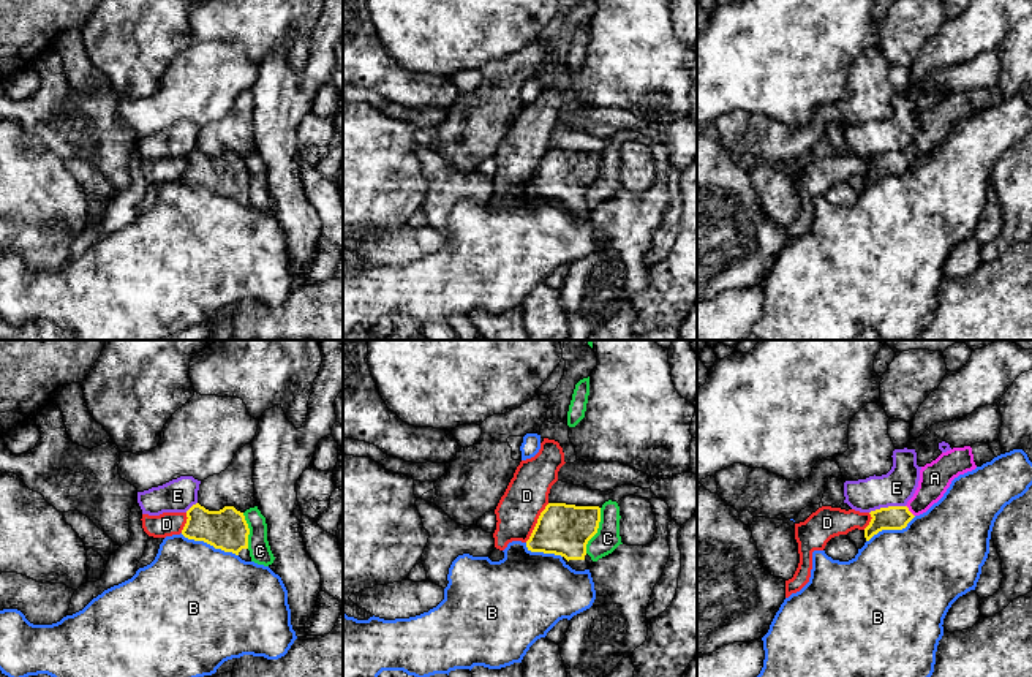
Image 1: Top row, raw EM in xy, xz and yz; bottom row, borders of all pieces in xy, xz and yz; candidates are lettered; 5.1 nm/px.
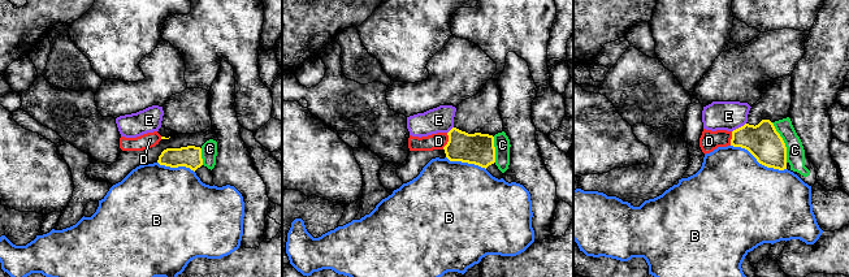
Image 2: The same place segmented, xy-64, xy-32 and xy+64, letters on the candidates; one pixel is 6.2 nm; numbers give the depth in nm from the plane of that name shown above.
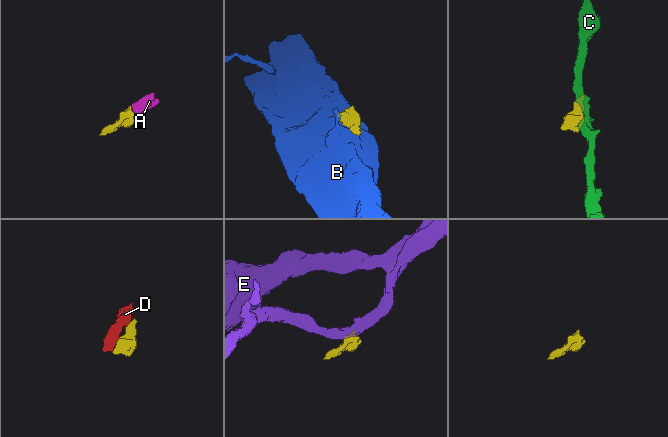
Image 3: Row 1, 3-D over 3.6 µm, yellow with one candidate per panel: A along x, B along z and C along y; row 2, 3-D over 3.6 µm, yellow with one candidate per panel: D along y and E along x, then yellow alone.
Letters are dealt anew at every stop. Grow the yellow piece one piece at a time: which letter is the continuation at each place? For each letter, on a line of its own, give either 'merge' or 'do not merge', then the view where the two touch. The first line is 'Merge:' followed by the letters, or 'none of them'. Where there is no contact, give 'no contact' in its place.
Merge: A
A: merge; contact in yz
B: do not merge; contact in xy
C: do not merge; contact in xz
D: do not merge; contact in xz
E: do not merge; contact in yz

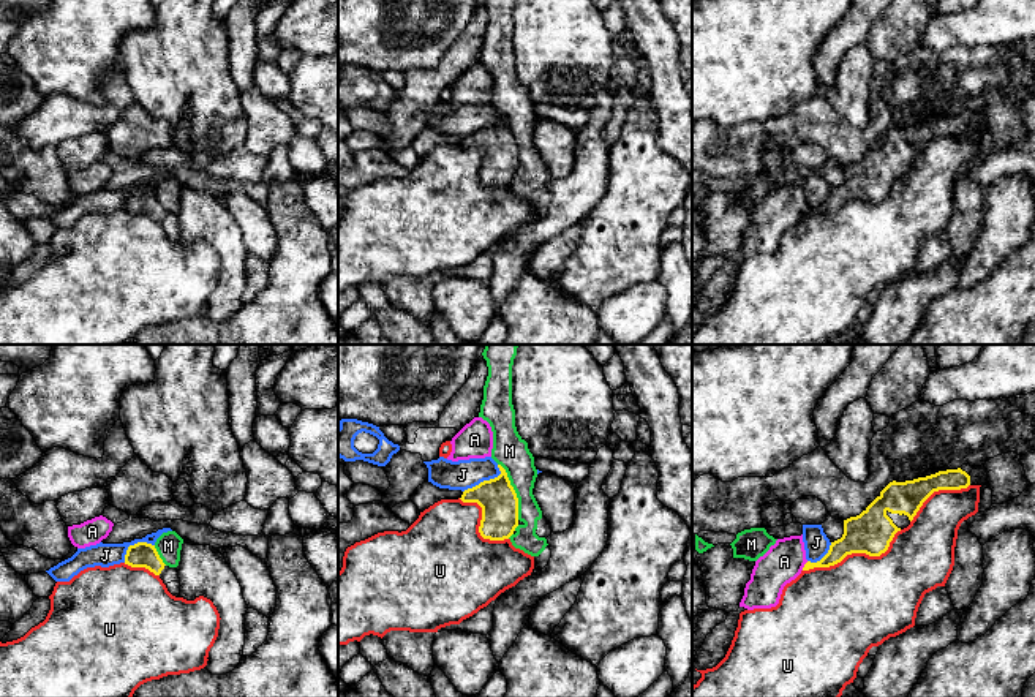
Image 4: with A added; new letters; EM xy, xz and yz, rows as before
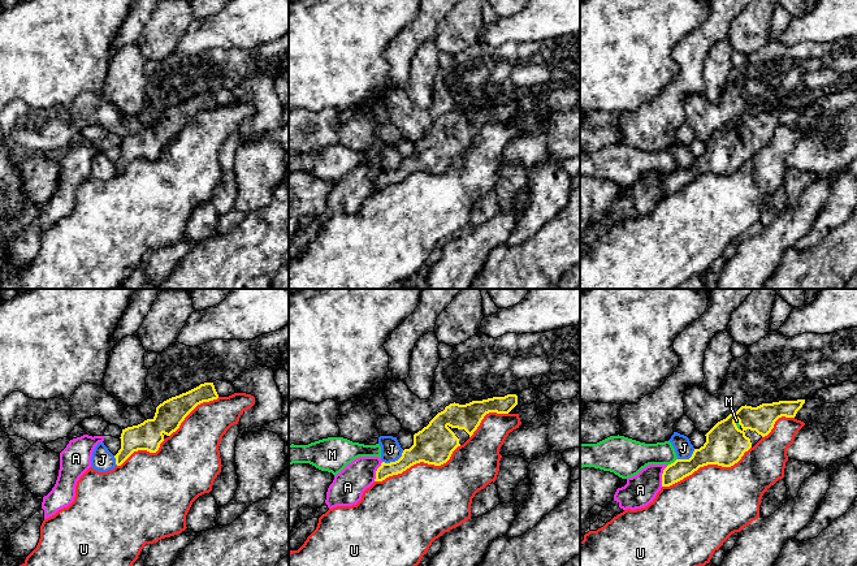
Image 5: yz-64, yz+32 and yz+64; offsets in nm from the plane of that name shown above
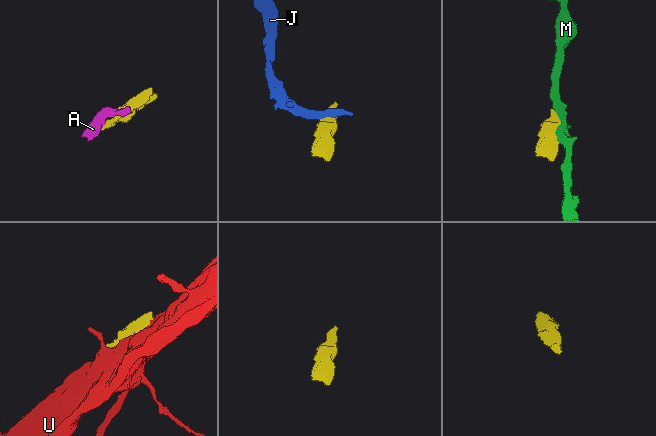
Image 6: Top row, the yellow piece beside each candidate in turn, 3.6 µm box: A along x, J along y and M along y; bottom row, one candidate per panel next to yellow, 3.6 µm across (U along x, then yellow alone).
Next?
Merge: none of them
A: do not merge; contact in yz
J: do not merge; contact in xz
M: do not merge; contact in xz
U: do not merge; contact in yz

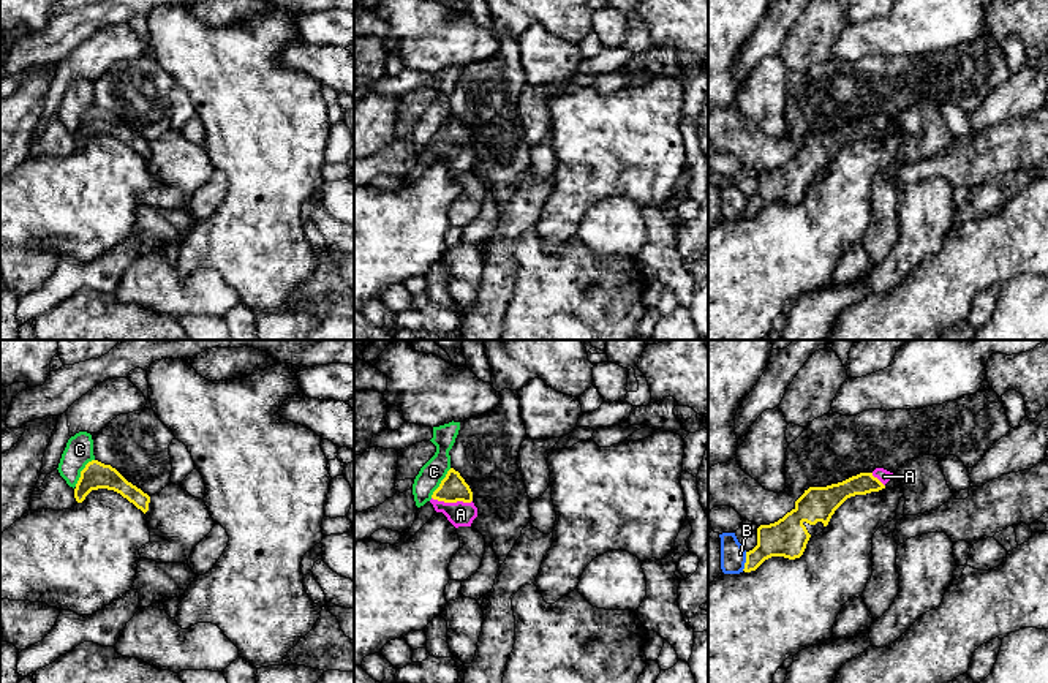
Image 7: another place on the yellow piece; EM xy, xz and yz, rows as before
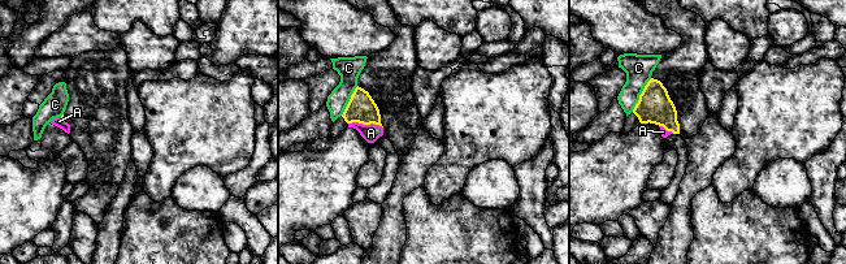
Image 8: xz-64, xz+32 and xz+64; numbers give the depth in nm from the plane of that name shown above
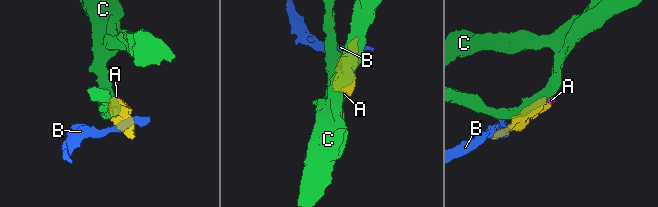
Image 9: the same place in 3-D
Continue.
Merge: A
A: merge; contact in xz
B: do not merge; contact in yz
C: do not merge; contact in xy

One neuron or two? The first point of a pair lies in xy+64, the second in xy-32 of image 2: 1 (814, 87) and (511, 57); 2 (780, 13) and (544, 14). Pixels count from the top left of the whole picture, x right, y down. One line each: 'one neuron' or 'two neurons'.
1: one neuron
2: one neuron

